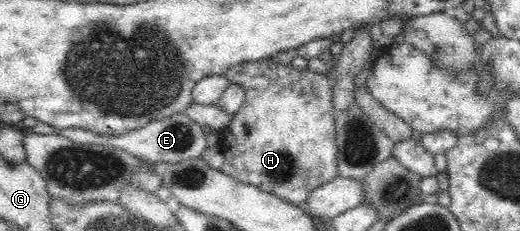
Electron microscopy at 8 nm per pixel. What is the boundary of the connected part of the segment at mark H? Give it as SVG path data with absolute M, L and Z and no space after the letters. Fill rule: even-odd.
M267 58L233 66L225 77L230 84L243 87L245 98L239 112L230 120L220 144L226 159L221 169L224 174L297 206L303 206L311 192L338 177L335 110L329 78L307 71L303 66L302 61L279 65Z

